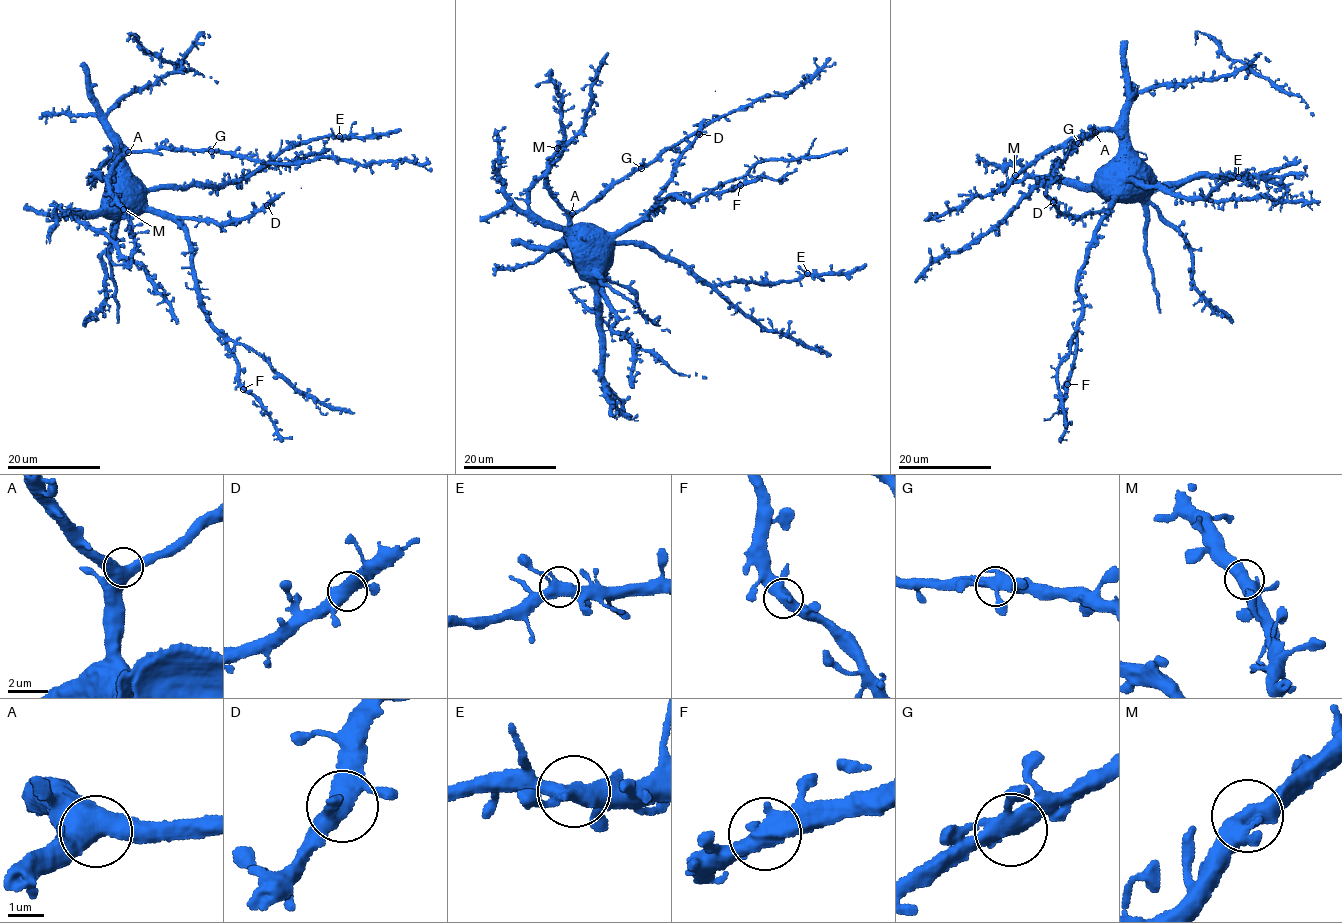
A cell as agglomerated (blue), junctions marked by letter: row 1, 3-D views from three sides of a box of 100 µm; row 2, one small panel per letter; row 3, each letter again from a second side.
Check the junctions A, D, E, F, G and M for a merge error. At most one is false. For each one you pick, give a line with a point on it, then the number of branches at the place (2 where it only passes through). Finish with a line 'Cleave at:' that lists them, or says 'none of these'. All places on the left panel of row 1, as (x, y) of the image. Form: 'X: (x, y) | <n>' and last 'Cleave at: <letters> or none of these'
Cleave at: none of these

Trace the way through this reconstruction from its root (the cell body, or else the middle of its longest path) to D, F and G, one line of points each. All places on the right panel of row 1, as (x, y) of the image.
D: (1118, 157), (1115, 170), (1116, 192), (1110, 207), (1069, 218), (1053, 202)
F: (1118, 157), (1115, 170), (1116, 192), (1099, 224), (1078, 280), (1082, 314), (1076, 331), (1073, 370), (1066, 384)
G: (1118, 157), (1120, 136), (1114, 130), (1097, 132), (1078, 143)

